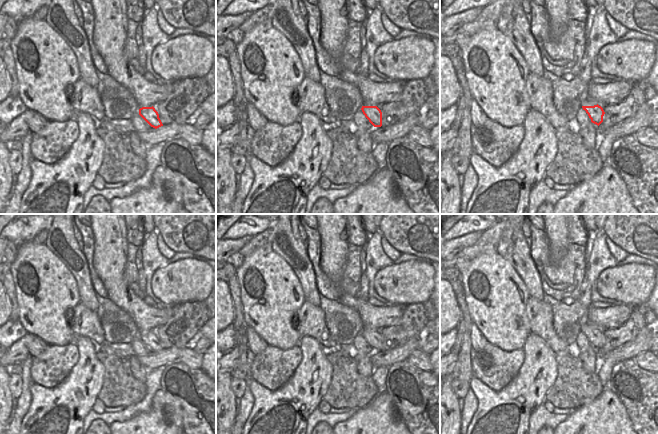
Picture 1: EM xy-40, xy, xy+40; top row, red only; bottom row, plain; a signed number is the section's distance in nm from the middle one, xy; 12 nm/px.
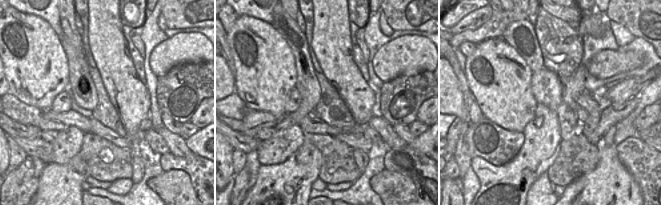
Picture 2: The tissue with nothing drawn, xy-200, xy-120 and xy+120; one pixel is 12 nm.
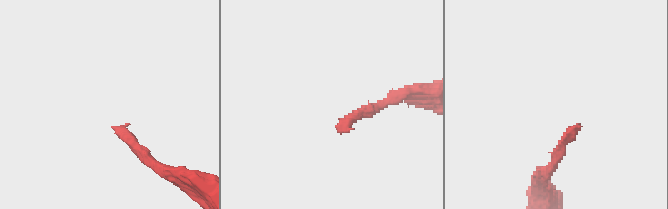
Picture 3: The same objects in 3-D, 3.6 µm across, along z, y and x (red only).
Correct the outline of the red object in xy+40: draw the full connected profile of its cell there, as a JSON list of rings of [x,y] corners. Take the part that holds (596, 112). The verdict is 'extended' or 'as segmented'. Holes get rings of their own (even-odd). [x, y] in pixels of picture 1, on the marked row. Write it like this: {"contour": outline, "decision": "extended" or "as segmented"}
{"contour": [[[590,98],[586,99],[582,103],[582,108],[586,111],[592,123],[599,126],[603,122],[605,112],[595,101],[592,101]]], "decision": "extended"}

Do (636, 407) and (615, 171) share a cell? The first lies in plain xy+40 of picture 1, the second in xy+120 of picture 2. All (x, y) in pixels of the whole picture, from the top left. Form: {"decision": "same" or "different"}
{"decision": "different"}

